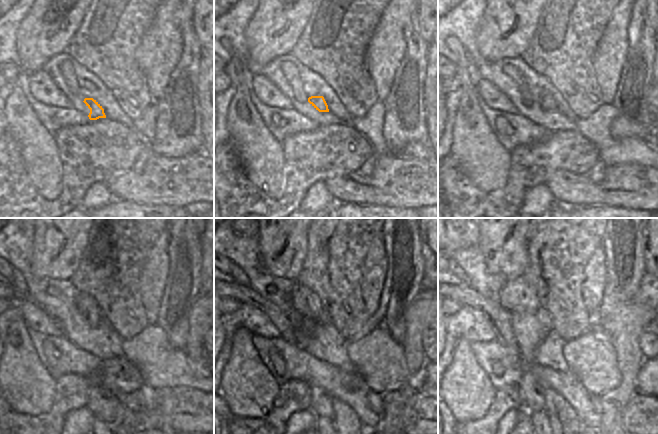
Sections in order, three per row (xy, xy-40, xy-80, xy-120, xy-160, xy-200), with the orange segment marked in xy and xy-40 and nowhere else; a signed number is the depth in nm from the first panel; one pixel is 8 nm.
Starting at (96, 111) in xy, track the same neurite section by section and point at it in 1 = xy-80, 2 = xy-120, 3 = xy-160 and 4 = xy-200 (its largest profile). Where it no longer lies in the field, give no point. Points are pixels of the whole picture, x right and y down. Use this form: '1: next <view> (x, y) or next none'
1: next xy-80 (545, 101)
2: next xy-120 (88, 307)
3: next xy-160 (305, 302)
4: next xy-200 (518, 295)

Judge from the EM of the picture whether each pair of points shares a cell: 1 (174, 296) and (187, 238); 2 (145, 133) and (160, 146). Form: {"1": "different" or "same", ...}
{"1": "same", "2": "different"}

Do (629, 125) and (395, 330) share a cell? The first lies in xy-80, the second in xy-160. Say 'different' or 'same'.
same

